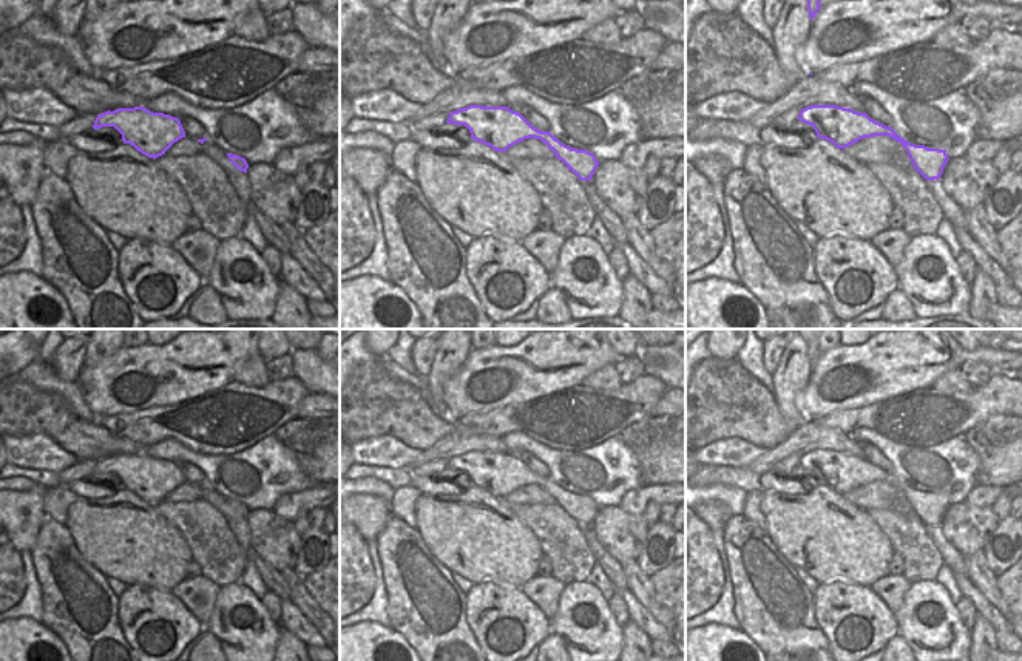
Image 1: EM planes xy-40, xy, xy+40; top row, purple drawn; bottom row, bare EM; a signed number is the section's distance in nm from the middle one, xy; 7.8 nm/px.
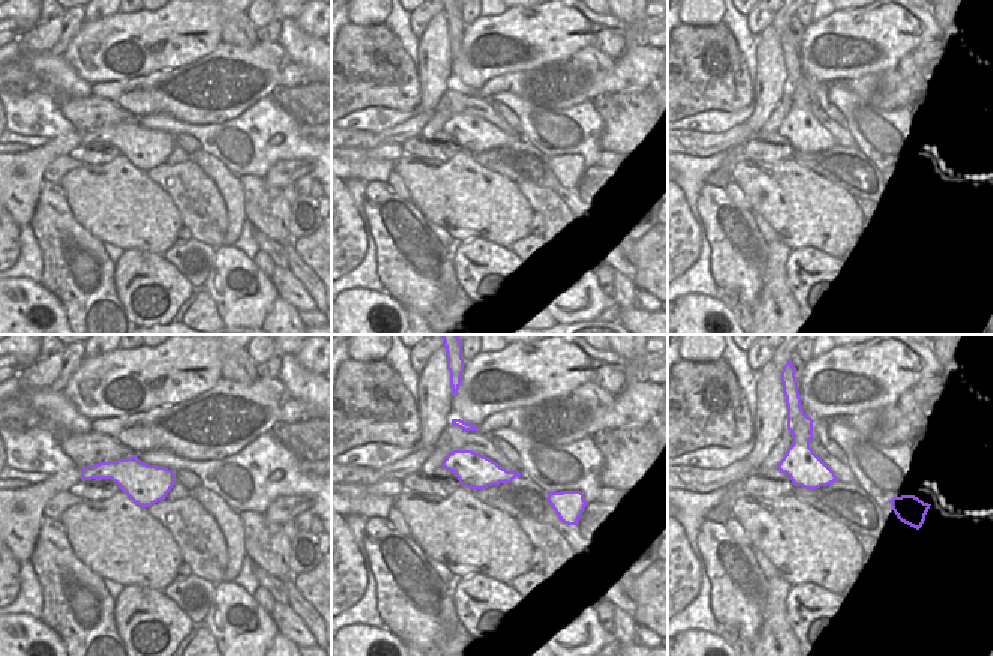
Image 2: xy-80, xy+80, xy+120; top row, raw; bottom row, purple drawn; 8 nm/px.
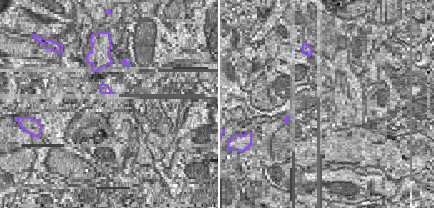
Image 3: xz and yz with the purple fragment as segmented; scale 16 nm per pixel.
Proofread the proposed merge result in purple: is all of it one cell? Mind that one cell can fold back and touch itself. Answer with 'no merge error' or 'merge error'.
no merge error

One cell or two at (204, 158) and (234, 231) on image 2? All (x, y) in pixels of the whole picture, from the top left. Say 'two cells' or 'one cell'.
one cell

